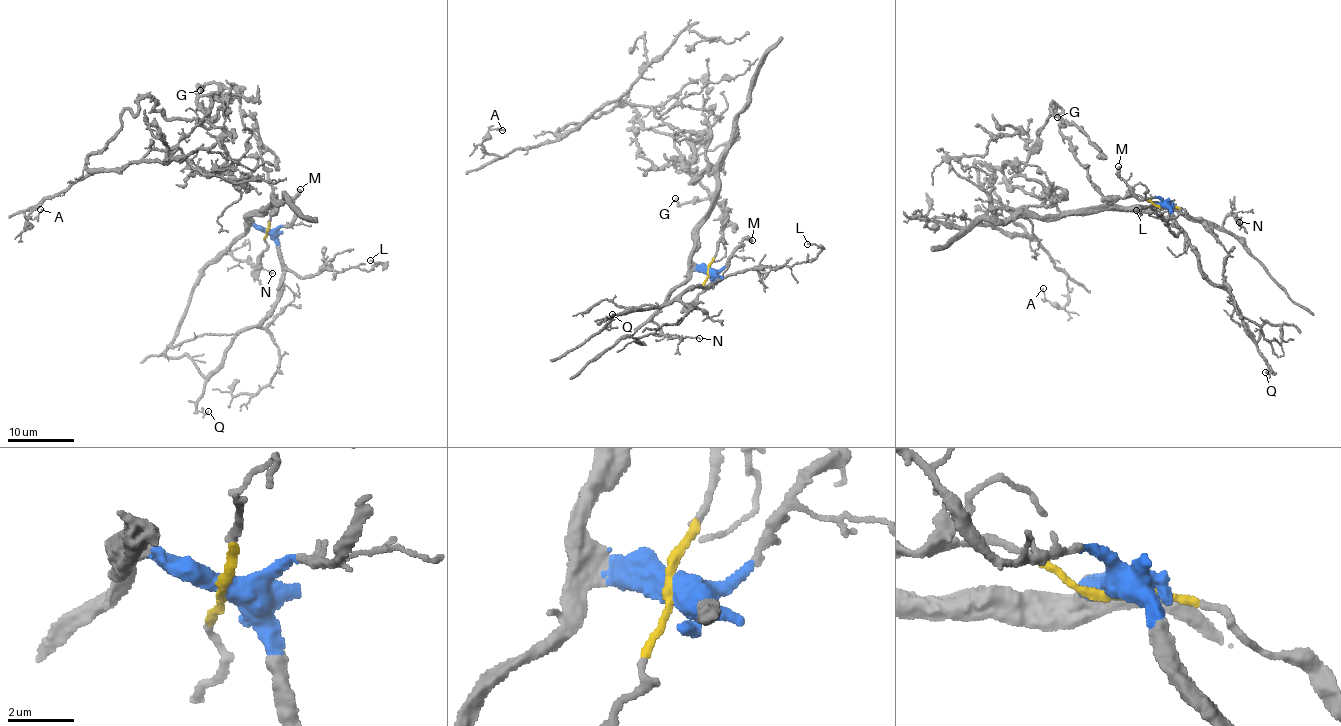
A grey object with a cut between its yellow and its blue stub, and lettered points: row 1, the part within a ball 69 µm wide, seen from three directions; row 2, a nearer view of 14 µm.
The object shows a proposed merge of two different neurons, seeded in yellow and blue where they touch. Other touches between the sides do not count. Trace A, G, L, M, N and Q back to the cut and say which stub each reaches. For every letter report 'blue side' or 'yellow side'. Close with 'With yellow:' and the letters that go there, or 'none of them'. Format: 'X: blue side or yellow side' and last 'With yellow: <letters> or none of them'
A: yellow side
G: yellow side
L: blue side
M: blue side
N: blue side
Q: blue side
With yellow: A, G

